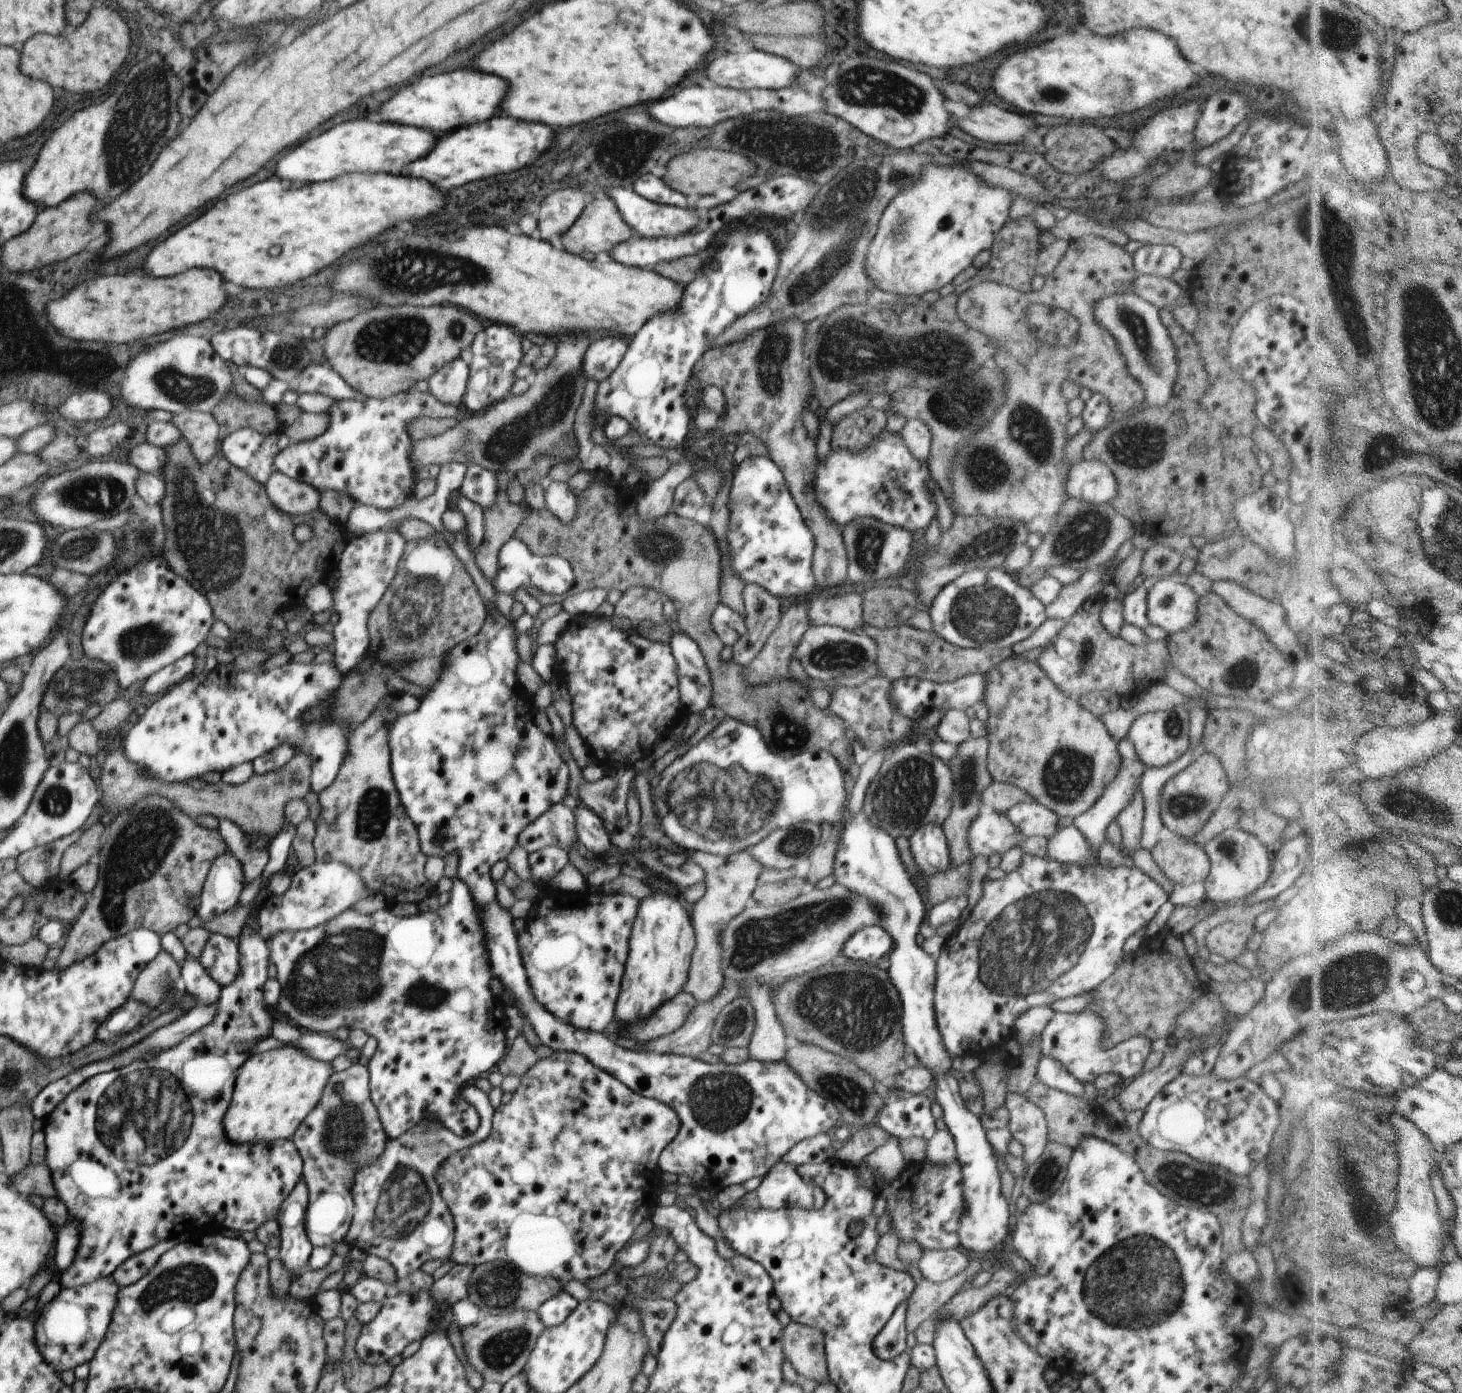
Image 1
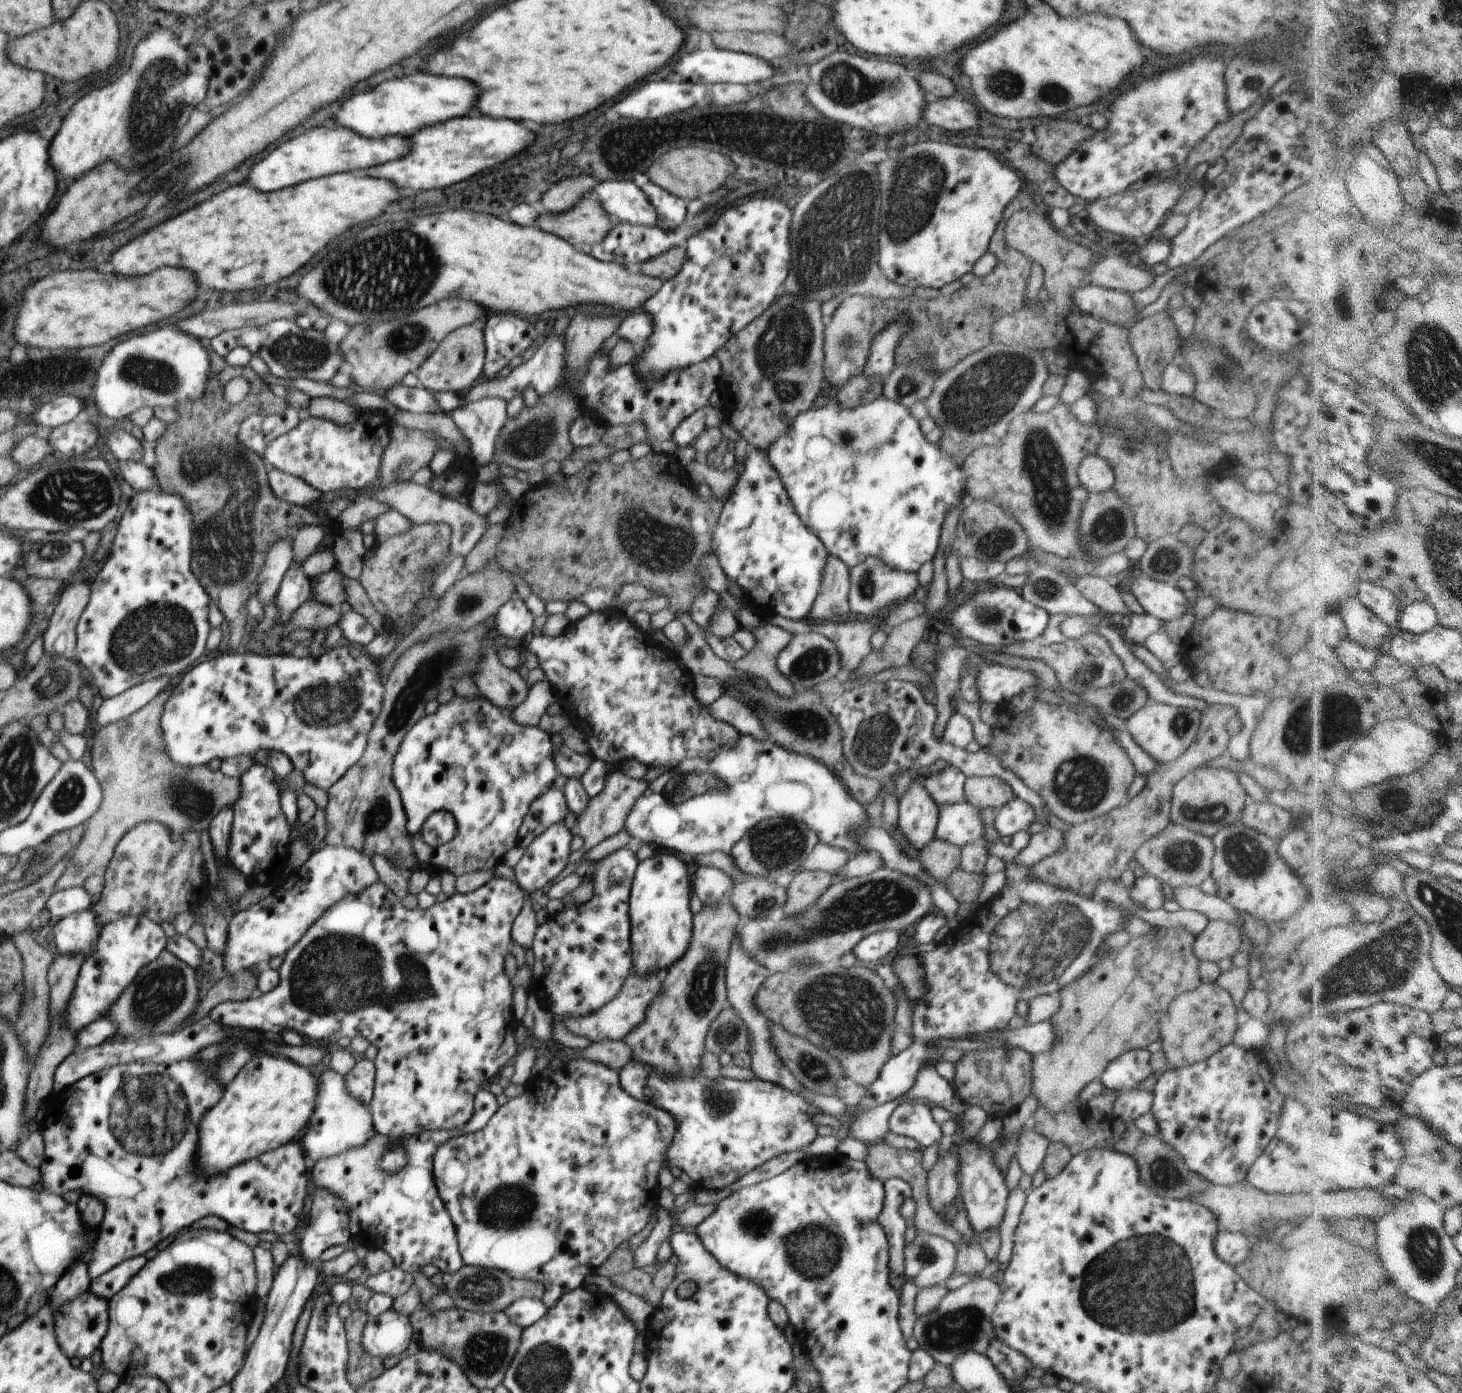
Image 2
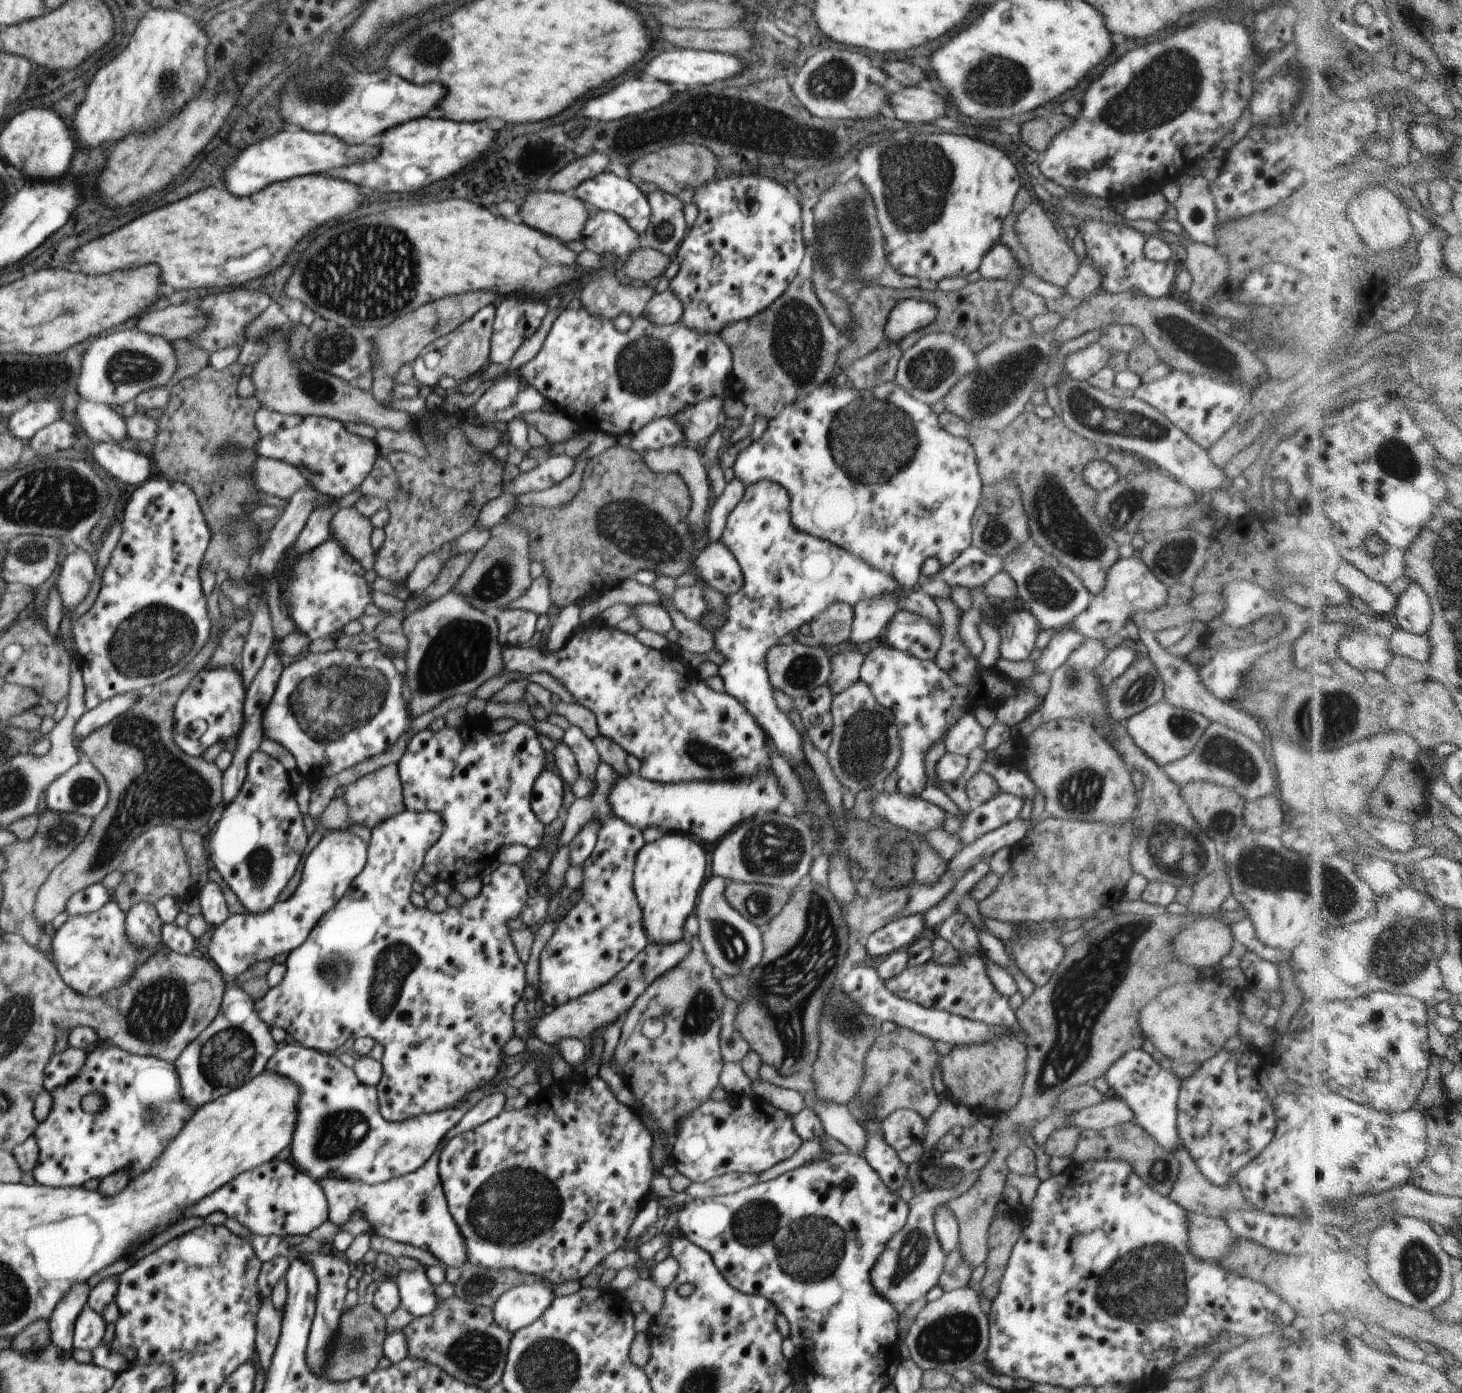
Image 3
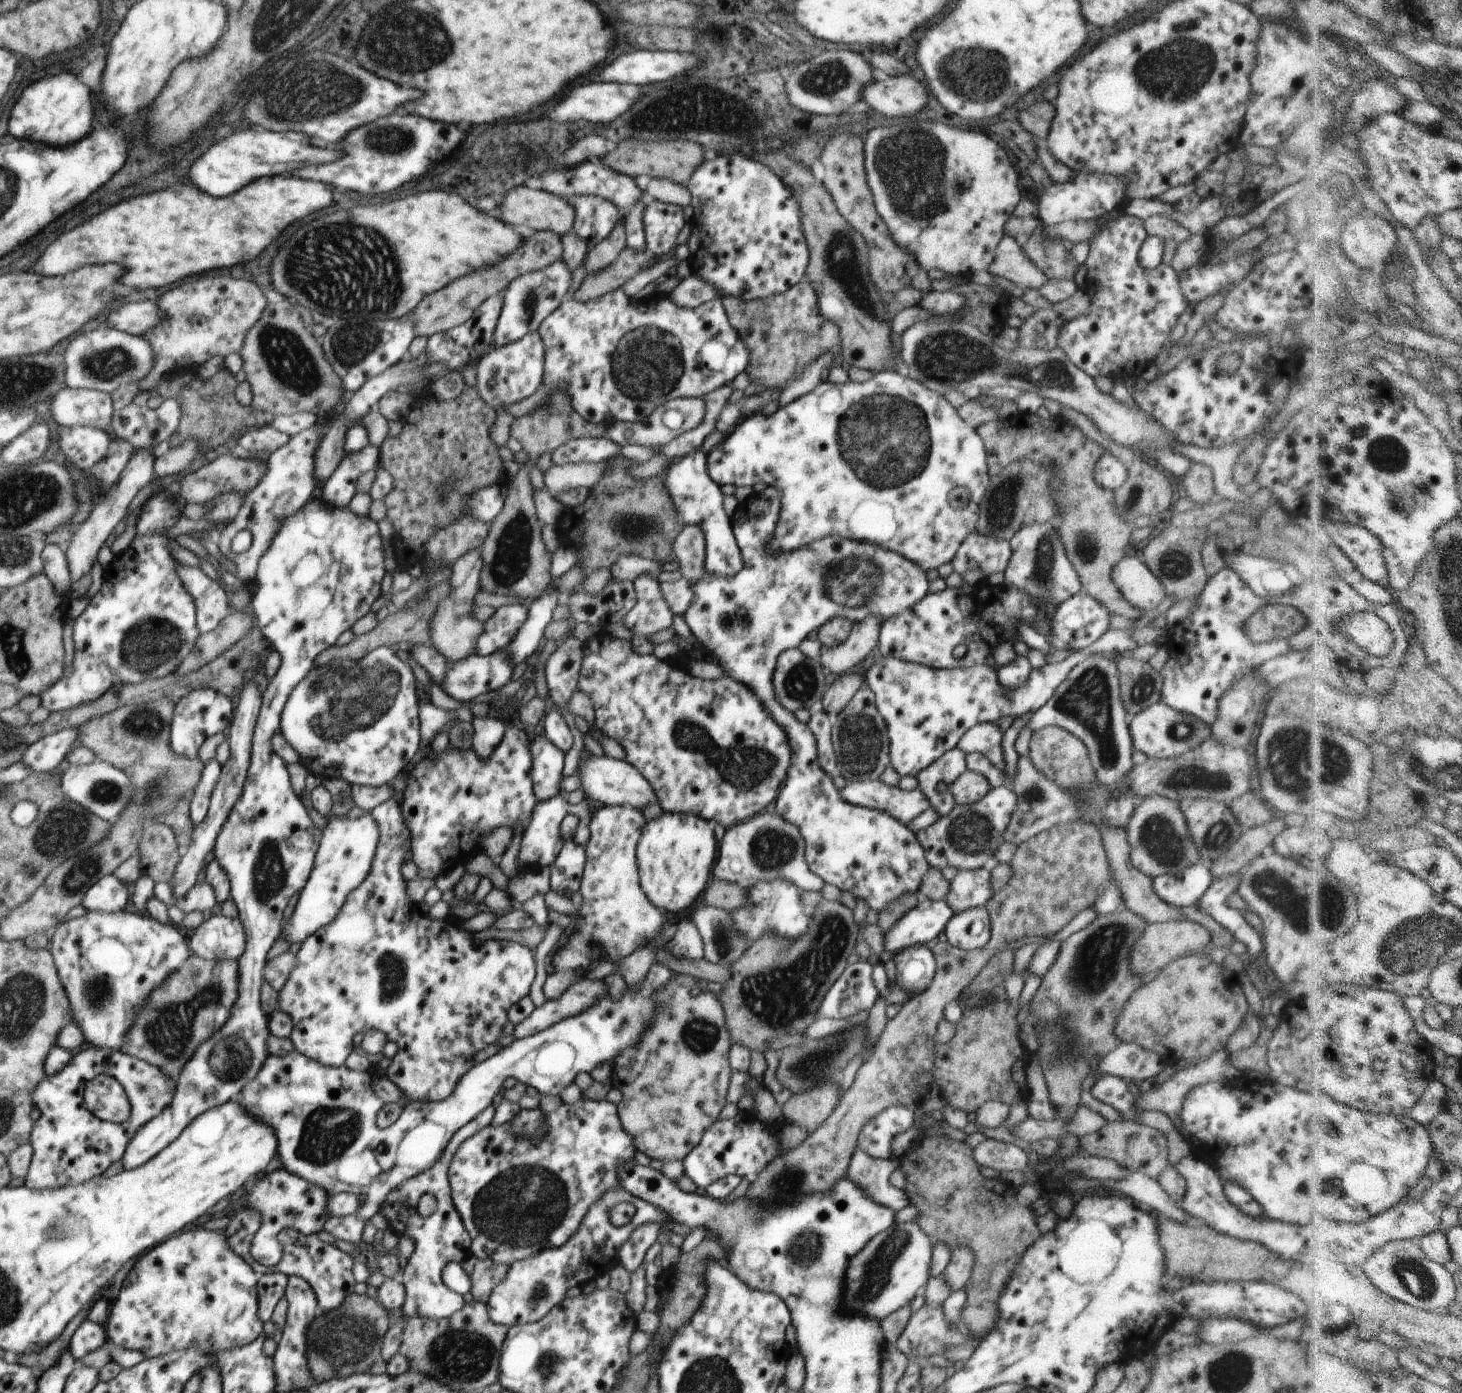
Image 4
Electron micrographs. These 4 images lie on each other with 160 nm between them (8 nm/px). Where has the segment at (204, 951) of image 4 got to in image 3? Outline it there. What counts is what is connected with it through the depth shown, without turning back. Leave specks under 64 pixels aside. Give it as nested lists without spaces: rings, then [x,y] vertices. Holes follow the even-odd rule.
[[[350,831],[324,832],[317,846],[306,856],[300,884],[286,900],[277,900],[266,912],[231,914],[219,927],[212,929],[204,943],[227,980],[235,978],[260,961],[272,961],[280,954],[298,948],[316,923],[351,887],[351,882],[365,867],[367,844]]]

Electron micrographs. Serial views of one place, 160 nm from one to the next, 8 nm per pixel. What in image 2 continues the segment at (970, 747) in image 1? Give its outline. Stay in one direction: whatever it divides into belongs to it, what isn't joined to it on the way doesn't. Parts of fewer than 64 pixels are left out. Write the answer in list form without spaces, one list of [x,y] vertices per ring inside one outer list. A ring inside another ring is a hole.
[[[936,838],[919,852],[918,858],[930,878],[945,884],[945,880],[961,866],[961,848]]]

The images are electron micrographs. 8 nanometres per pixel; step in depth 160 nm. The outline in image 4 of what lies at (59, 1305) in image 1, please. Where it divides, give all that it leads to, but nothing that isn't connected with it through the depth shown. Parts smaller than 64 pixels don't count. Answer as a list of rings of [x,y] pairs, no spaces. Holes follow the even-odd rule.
[[[87,1318],[72,1335],[69,1342],[69,1349],[74,1358],[78,1360],[89,1352],[94,1352],[96,1348],[104,1346],[106,1340],[105,1327]]]

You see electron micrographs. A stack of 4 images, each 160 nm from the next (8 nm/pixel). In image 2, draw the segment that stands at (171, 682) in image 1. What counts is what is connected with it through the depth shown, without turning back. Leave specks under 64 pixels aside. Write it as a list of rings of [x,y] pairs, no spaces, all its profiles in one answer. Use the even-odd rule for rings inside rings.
[[[162,675],[134,685],[112,698],[105,699],[96,716],[98,724],[103,727],[140,710],[169,686],[171,677],[170,675]]]

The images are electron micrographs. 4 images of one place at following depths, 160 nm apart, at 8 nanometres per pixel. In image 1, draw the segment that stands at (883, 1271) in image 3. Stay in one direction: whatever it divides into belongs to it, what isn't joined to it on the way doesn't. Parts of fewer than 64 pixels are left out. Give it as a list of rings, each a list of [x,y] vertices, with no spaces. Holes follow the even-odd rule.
[[[956,1248],[924,1251],[918,1266],[924,1279],[943,1283],[960,1274],[970,1263],[971,1258],[964,1254],[964,1250]]]

